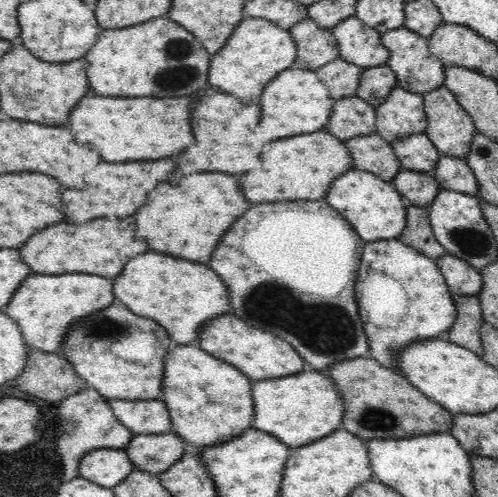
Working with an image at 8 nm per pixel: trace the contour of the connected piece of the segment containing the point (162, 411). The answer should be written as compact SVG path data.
M108 400L116 418L134 435L161 435L171 432L171 420L164 402L148 400Z

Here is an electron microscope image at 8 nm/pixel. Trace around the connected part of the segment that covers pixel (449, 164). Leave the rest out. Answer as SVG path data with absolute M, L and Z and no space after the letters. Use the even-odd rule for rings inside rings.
M440 155L436 166L430 173L434 175L440 188L472 196L476 196L479 192L480 186L465 159Z

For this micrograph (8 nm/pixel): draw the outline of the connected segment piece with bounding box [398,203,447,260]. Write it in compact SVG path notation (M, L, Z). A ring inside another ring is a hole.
M408 203L406 207L406 213L408 213L406 225L398 239L410 248L434 260L436 257L445 255L447 251L433 235L429 212L430 210L426 207L418 207Z

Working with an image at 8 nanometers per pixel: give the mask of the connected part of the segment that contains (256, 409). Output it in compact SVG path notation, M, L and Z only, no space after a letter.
M303 370L280 378L251 382L253 398L252 428L271 434L282 444L300 448L341 428L343 402L329 373Z

